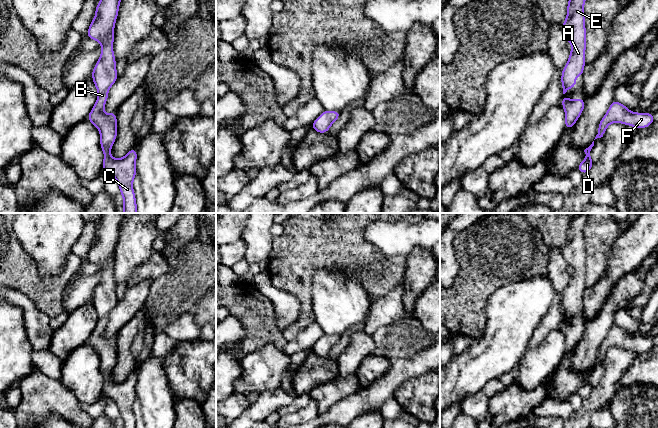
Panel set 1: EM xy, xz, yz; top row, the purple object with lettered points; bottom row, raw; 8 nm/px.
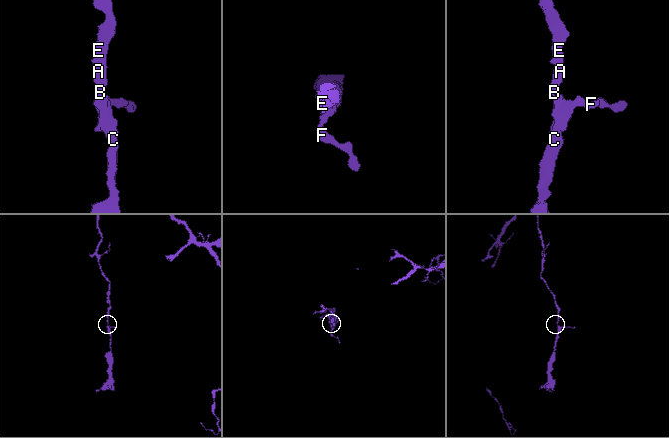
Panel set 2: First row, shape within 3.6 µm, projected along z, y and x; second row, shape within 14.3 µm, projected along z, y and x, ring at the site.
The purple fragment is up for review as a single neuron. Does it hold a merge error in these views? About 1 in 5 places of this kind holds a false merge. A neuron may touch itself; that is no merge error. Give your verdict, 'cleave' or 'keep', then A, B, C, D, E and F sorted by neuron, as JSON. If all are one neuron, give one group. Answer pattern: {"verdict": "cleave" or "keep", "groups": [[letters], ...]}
{"verdict": "keep", "groups": [["A", "B", "C", "D", "E", "F"]]}

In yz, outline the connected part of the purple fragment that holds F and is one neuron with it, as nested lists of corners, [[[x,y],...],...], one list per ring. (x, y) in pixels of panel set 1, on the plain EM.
[[[614,324],[598,351],[595,363],[603,361],[609,348],[618,346],[638,353],[646,352],[654,346],[652,337],[631,336],[626,330]]]

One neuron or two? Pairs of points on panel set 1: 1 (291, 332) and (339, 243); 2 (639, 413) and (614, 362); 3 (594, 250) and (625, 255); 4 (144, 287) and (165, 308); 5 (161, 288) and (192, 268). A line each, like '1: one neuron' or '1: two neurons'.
1: one neuron
2: two neurons
3: two neurons
4: two neurons
5: one neuron

